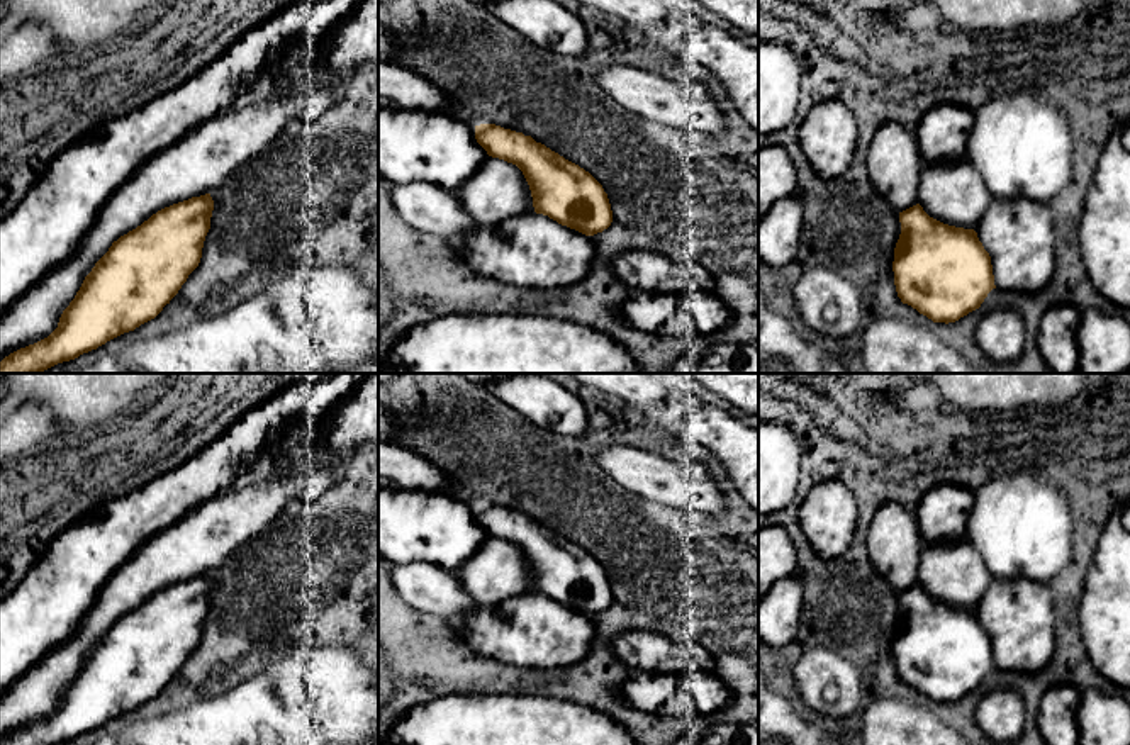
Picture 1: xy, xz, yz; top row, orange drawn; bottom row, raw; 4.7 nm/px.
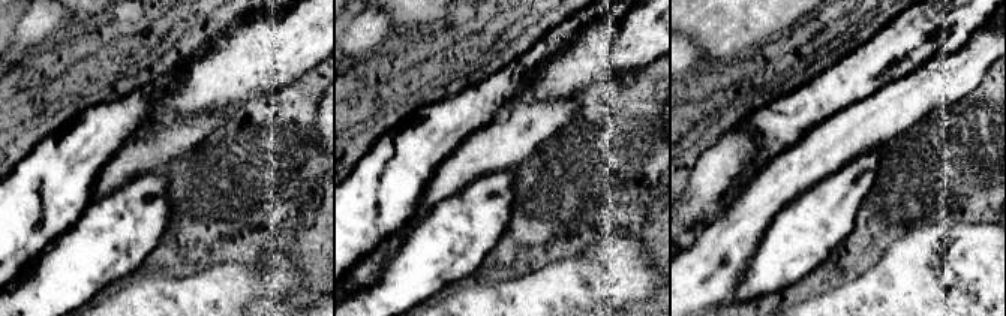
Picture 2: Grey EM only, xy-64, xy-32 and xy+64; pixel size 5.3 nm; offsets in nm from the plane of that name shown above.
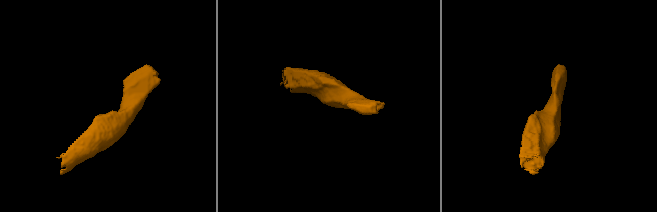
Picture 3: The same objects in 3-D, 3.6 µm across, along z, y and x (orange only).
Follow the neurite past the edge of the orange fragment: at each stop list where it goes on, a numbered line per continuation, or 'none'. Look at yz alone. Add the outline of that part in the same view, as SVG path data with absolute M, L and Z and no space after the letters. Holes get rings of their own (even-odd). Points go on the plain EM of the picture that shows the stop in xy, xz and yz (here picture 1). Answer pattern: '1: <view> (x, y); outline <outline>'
none

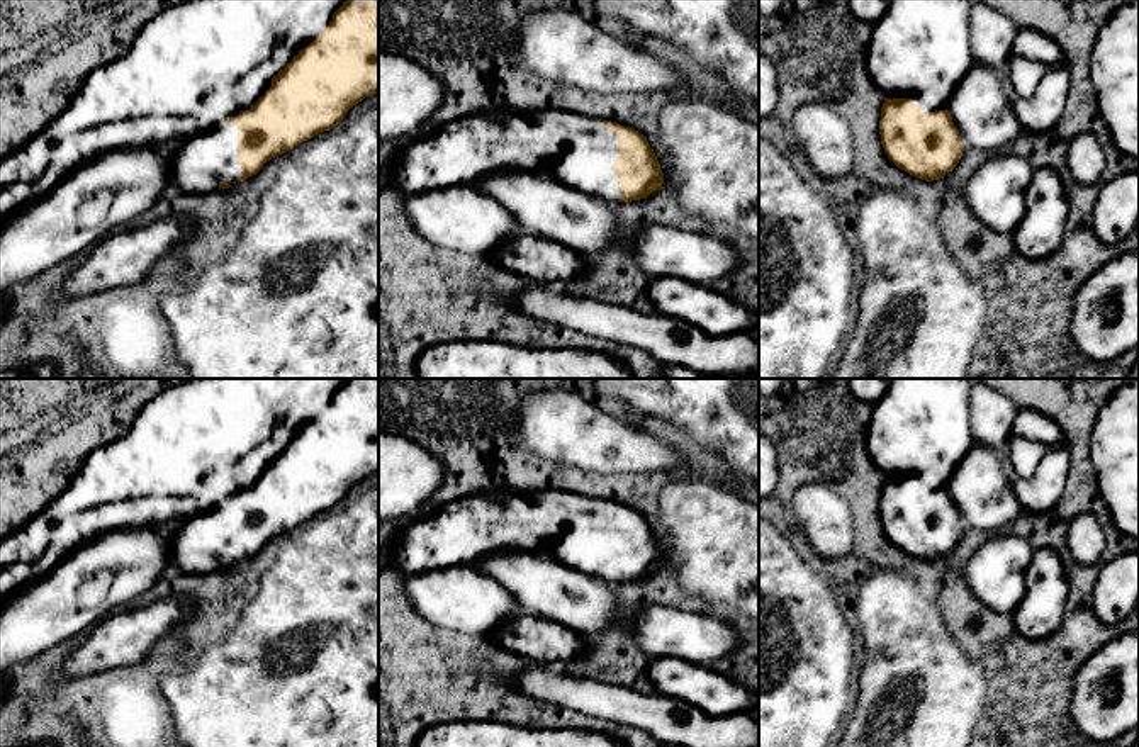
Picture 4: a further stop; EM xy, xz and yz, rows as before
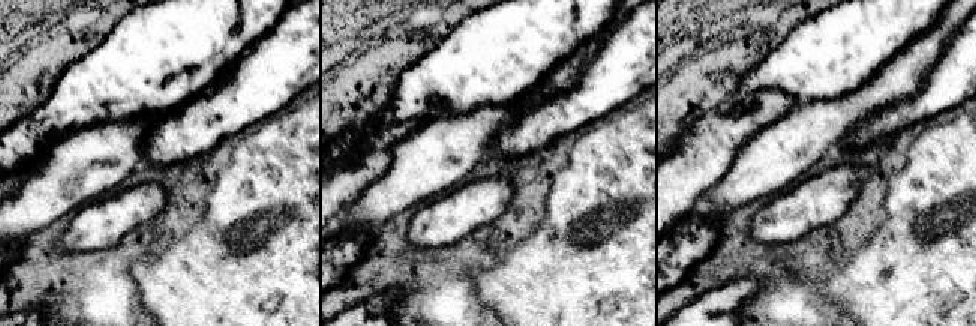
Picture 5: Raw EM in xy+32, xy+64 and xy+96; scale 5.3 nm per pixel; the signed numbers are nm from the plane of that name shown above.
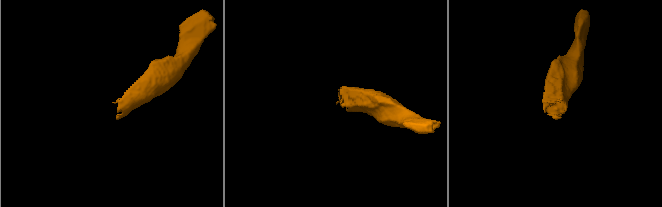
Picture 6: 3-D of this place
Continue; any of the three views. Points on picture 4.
1: xz (588, 533); outline M530 491L530 499L562 525L562 533L547 545L557 562L609 584L618 582L623 570L611 550L618 536L616 513L606 511L601 499L564 491Z

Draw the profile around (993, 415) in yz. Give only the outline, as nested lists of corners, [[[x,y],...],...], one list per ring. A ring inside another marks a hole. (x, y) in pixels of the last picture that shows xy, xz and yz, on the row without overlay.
[[[973,384],[969,413],[974,443],[995,450],[1008,443],[1018,409],[1002,390],[986,384]]]

